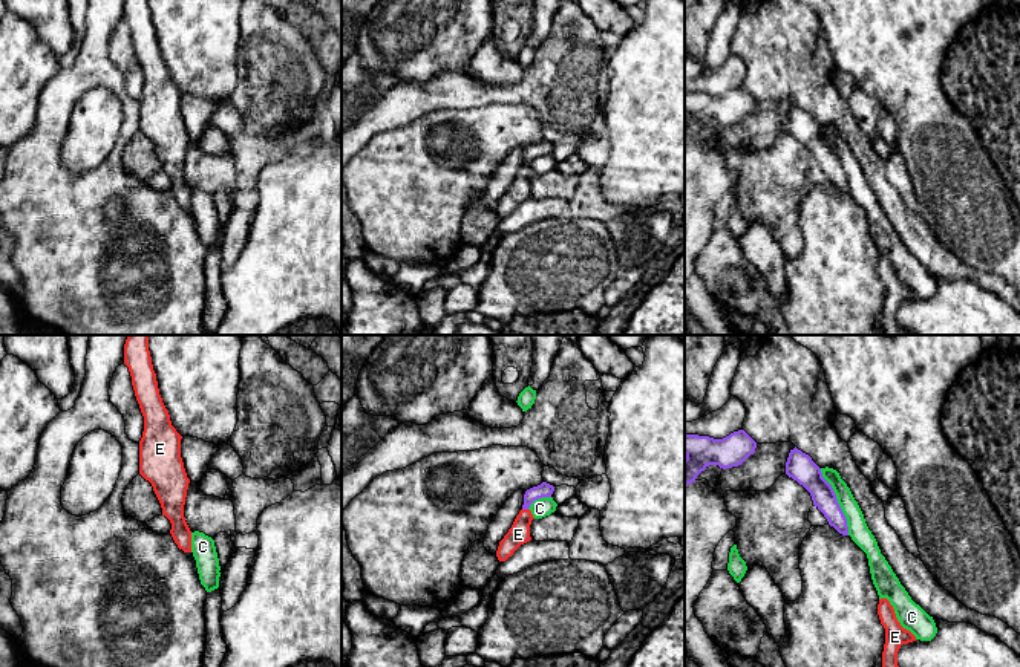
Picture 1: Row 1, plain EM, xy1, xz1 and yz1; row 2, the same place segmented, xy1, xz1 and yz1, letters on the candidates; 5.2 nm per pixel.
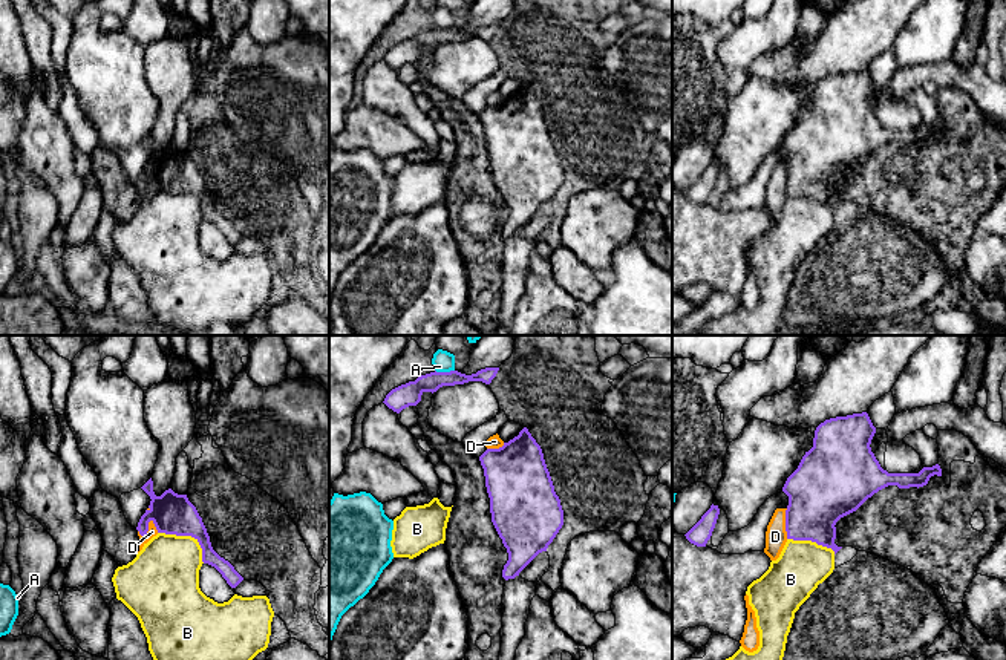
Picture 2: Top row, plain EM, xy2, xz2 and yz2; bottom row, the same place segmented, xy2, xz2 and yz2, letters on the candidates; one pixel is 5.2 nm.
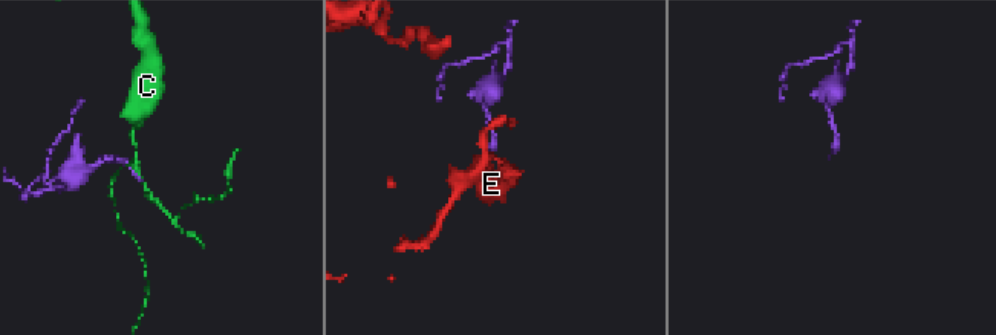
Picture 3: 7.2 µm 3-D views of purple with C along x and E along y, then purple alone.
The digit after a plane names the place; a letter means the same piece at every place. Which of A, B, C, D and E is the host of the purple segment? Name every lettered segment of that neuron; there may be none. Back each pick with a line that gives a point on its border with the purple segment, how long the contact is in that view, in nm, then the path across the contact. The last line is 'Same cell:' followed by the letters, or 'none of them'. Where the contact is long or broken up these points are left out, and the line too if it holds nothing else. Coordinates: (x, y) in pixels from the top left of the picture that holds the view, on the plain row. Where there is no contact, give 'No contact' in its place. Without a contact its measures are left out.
E: Touches purple at xz1 (526, 165). Shared border 30 nm. Path across: xz1 (544, 147), (538, 149), (526, 165), (518, 191)
Same cell: E

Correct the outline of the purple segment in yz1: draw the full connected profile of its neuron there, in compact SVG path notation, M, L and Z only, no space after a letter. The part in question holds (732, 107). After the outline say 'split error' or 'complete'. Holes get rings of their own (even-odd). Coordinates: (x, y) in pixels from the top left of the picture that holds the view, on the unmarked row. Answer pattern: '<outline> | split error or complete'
M738 87L723 96L685 92L685 142L695 139L697 133L709 122L732 125L741 122L755 110L757 99Z | complete

